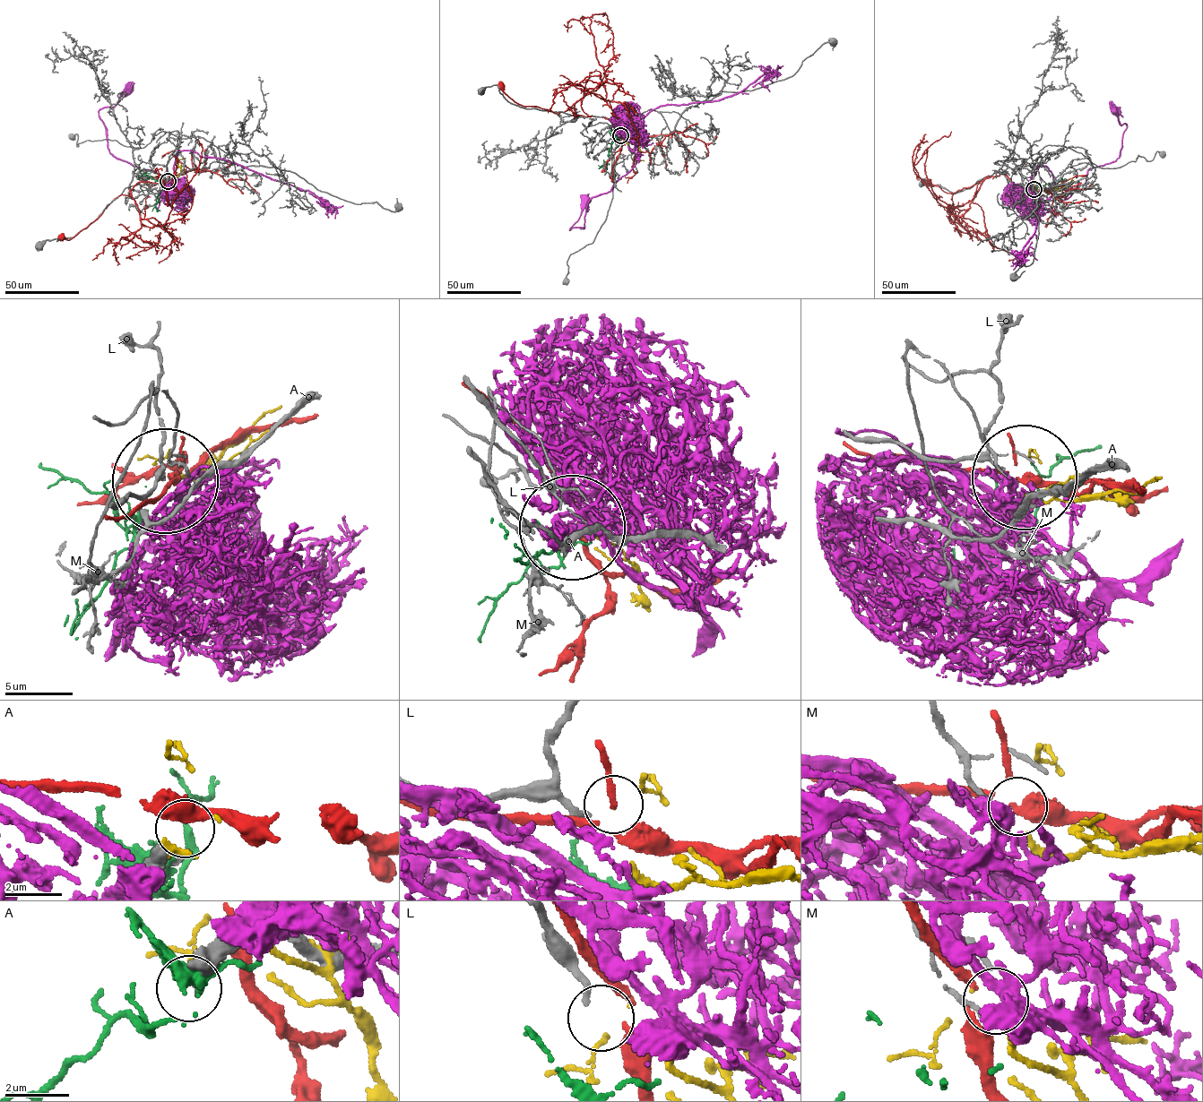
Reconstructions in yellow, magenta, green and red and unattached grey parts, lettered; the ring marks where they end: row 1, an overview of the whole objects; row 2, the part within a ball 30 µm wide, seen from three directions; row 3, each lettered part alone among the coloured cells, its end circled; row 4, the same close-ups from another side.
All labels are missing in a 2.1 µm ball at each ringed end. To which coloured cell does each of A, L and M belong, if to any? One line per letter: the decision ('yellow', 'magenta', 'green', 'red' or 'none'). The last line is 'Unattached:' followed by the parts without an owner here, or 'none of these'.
A: none
L: none
M: none
Unattached: A, L, M

